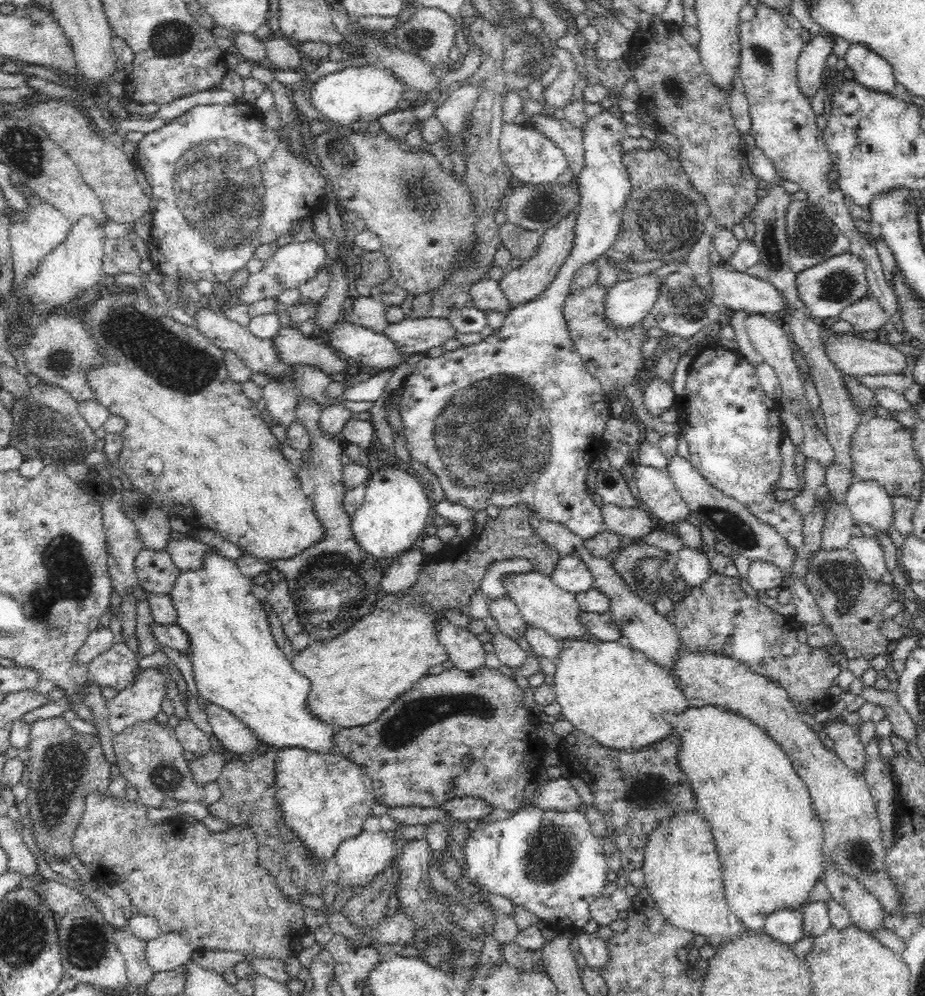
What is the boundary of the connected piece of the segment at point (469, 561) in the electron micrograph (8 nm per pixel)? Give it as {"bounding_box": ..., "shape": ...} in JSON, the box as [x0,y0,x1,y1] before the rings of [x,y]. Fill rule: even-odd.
{"bounding_box":[291,506,561,728],"shape":[[[522,506],[501,507],[496,518],[487,518],[479,535],[461,541],[455,540],[444,549],[432,552],[432,558],[427,563],[423,562],[420,577],[409,589],[399,593],[379,591],[373,611],[360,618],[348,631],[342,632],[335,639],[314,642],[291,656],[296,672],[310,679],[308,711],[334,727],[352,728],[374,722],[398,696],[402,696],[406,690],[412,688],[412,684],[426,676],[432,666],[438,666],[450,659],[446,647],[439,640],[440,620],[445,618],[447,622],[452,622],[448,619],[448,612],[456,612],[456,616],[472,616],[472,600],[476,600],[476,596],[483,592],[484,572],[488,571],[490,564],[495,564],[498,560],[525,559],[531,562],[532,569],[536,572],[552,576],[561,556],[555,548],[540,539],[529,518],[530,511]],[[462,608],[468,608],[468,612],[464,614]]]}

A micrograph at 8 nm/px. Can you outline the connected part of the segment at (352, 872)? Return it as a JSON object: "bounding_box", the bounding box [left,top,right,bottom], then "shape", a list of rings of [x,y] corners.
{"bounding_box":[336,830,395,888],"shape":[[[390,830],[363,831],[358,836],[344,840],[336,852],[336,863],[340,869],[336,883],[340,888],[364,886],[378,872],[390,866],[394,848],[395,832]]]}

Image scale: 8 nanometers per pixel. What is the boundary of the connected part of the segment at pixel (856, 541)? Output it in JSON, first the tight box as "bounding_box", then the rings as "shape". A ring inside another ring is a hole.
{"bounding_box":[848,536,888,581],"shape":[[[867,536],[852,537],[848,541],[848,549],[850,549],[858,562],[864,567],[866,574],[872,581],[882,581],[882,574],[888,570],[883,548],[876,539]]]}

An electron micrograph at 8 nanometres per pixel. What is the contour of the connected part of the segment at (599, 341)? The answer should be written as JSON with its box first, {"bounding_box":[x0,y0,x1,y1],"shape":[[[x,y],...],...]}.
{"bounding_box":[563,253,648,410],"shape":[[[628,253],[614,254],[617,258],[616,262],[612,261],[612,272],[616,272],[616,276],[612,276],[612,280],[608,280],[608,284],[604,284],[604,280],[597,280],[589,287],[579,288],[570,293],[564,304],[563,314],[569,329],[569,334],[576,353],[581,357],[584,367],[590,372],[593,378],[602,386],[602,392],[606,392],[618,410],[629,409],[631,402],[624,396],[624,388],[626,384],[633,384],[639,369],[642,369],[642,342],[646,342],[648,336],[648,326],[644,326],[642,322],[632,325],[632,328],[615,329],[608,324],[605,318],[605,299],[608,296],[608,290],[612,290],[612,286],[616,286],[618,282],[626,282],[626,280],[634,280],[639,275],[636,272],[628,272],[620,266],[624,264],[632,264],[632,262],[648,262],[644,259],[634,259],[634,256]]]}

